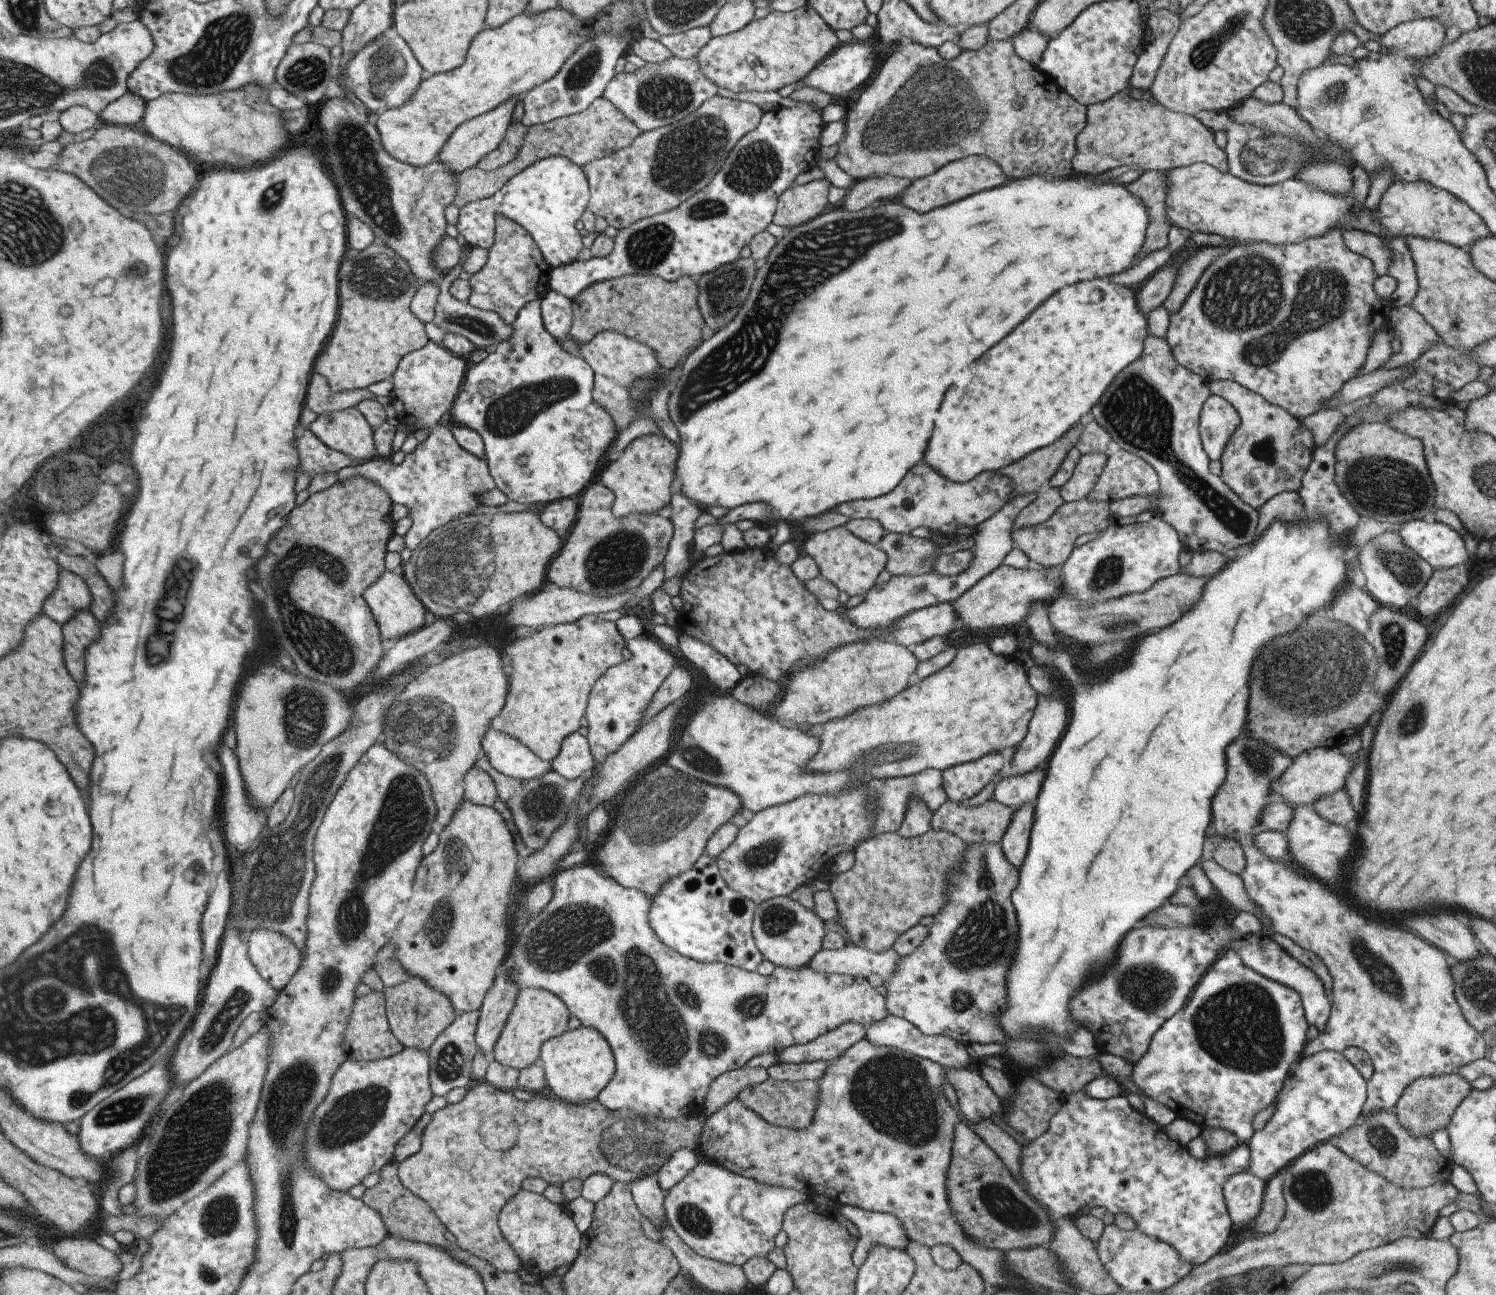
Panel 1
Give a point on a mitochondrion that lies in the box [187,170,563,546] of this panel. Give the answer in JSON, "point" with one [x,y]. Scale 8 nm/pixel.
{"point":[379,277]}

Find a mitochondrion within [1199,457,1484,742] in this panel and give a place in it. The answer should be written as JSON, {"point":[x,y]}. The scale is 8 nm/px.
{"point":[1309,677]}

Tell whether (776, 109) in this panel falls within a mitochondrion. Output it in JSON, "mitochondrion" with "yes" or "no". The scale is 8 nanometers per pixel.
{"mitochondrion":"no"}

